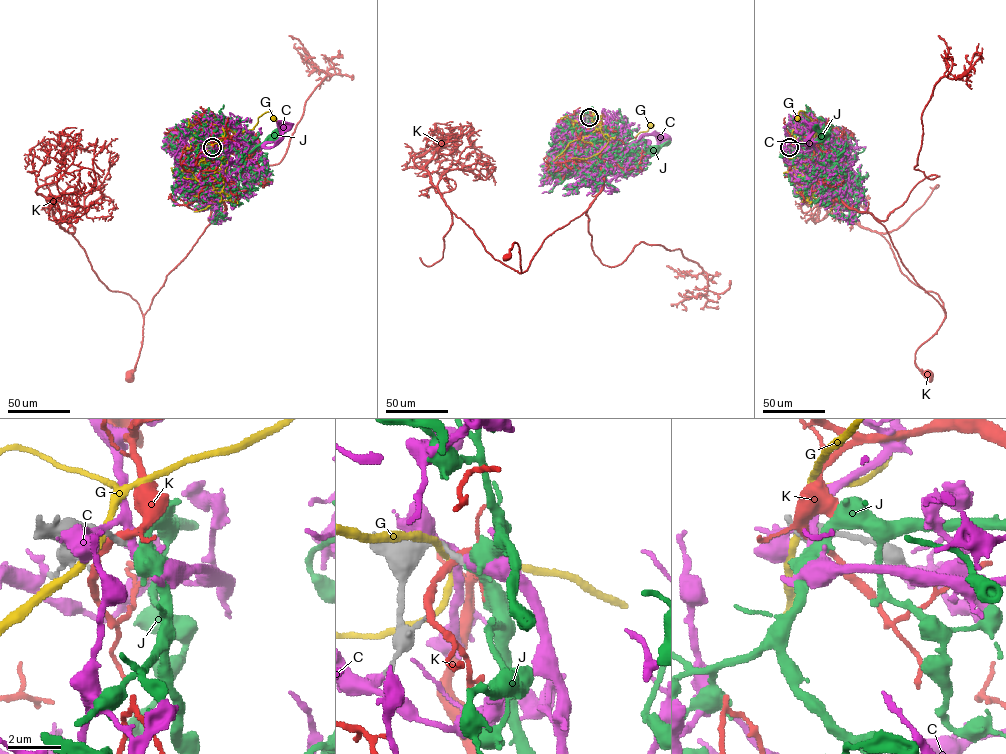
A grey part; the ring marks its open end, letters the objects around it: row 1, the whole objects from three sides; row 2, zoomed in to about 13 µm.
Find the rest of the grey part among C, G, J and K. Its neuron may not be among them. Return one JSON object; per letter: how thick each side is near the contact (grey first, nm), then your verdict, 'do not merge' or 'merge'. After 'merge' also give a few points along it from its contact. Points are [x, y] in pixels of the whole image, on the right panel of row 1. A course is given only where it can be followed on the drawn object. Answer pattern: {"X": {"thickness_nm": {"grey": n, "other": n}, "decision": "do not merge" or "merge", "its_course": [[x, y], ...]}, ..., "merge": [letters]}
{"C": {"thickness_nm": {"grey": 240, "other": 300}, "decision": "do not merge"}, "G": {"thickness_nm": {"grey": 360, "other": 280}, "decision": "do not merge"}, "J": {"thickness_nm": {"grey": 240, "other": 320}, "decision": "merge", "its_course": [[789, 147], [835, 154], [837, 162], [831, 162], [814, 148], [822, 135]]}, "K": {"thickness_nm": {"grey": 240, "other": 240}, "decision": "do not merge"}, "merge": ["J"]}

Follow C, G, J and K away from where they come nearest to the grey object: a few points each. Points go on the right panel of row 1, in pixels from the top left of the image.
C: (789, 147), (813, 155), (819, 151), (837, 160), (830, 160), (812, 144), (806, 146), (811, 125)
G: (788, 147), (794, 129), (801, 127), (816, 133), (813, 121), (804, 111), (800, 111), (796, 118)
J: (789, 147), (835, 154), (837, 162), (831, 162), (814, 148), (822, 135)
K: (789, 147), (805, 146), (836, 199), (881, 223), (941, 307), (945, 319), (915, 355), (930, 376)

